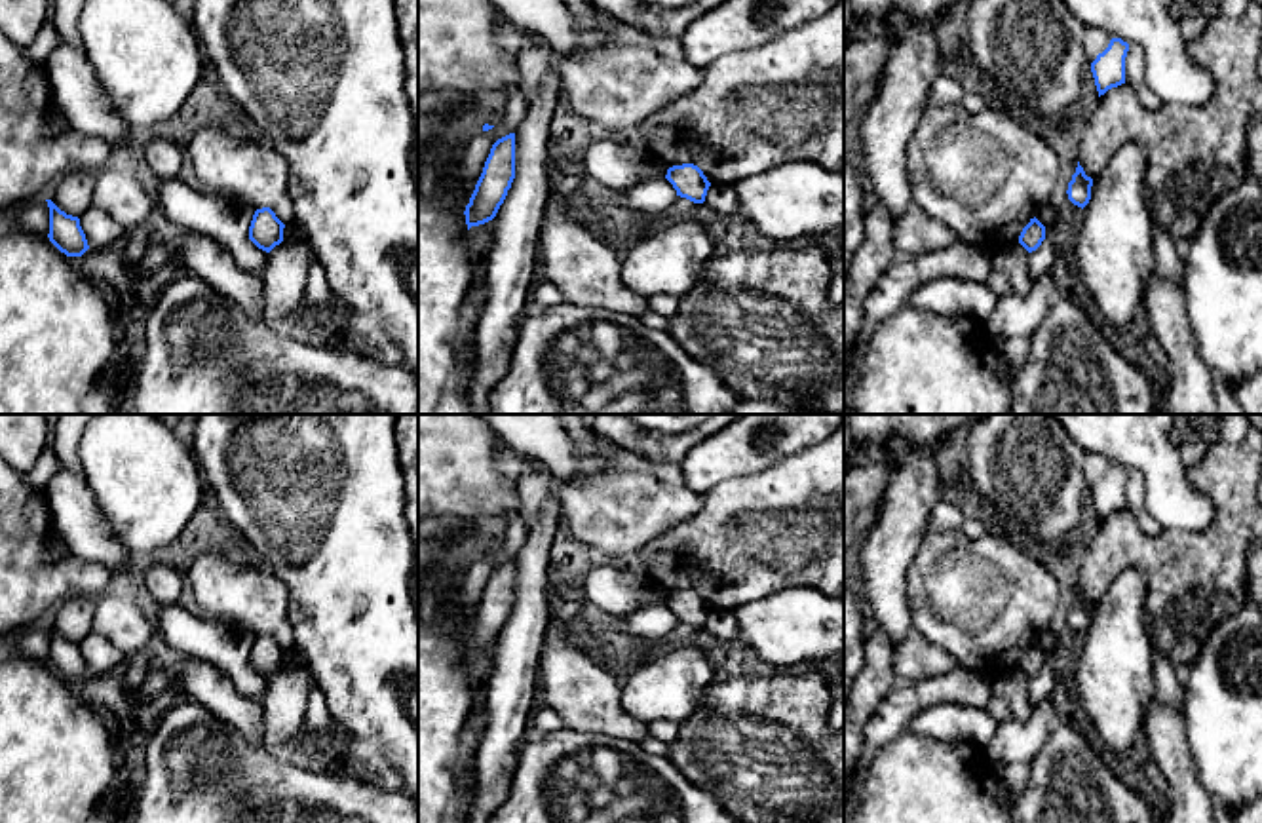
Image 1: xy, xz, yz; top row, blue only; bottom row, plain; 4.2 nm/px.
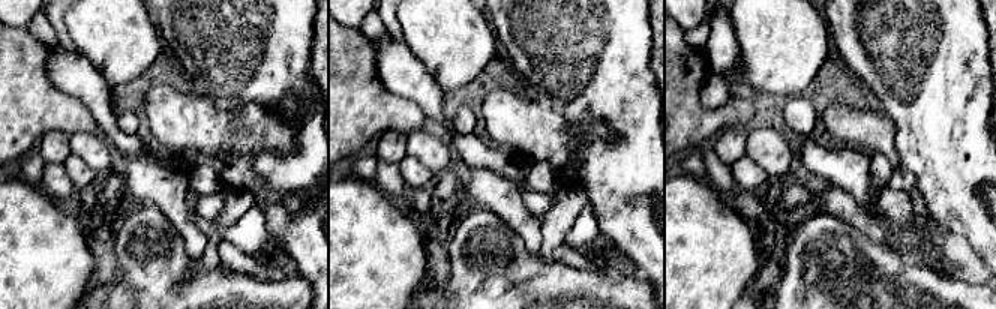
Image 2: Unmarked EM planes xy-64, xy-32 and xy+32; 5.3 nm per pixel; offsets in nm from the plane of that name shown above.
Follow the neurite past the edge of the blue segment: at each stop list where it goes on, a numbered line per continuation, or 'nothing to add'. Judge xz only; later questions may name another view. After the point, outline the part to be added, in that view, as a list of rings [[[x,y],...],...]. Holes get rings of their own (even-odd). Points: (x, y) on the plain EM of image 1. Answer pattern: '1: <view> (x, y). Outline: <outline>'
nothing to add

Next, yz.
nothing to add

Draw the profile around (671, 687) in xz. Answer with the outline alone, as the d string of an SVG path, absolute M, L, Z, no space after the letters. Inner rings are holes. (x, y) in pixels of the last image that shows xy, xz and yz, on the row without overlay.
M682 648L639 665L621 680L621 707L650 724L658 718L682 724L699 707L705 688L717 679L717 663L701 648Z

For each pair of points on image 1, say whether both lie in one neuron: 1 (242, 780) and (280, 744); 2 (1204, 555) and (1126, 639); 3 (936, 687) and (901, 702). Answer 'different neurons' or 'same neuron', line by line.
1: different neurons
2: different neurons
3: same neuron

